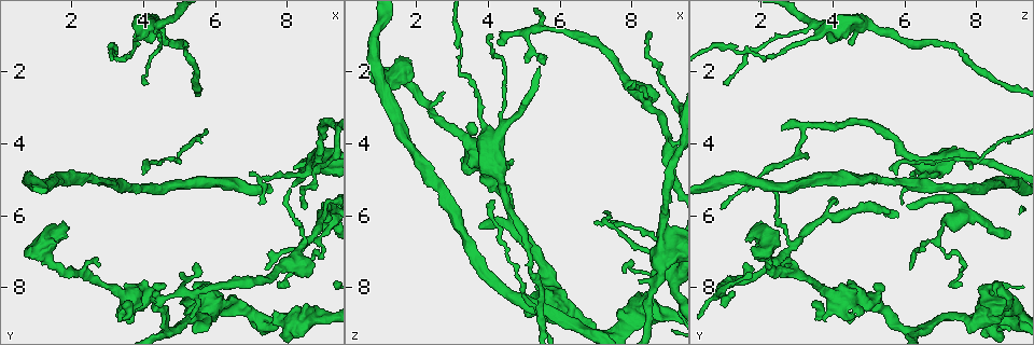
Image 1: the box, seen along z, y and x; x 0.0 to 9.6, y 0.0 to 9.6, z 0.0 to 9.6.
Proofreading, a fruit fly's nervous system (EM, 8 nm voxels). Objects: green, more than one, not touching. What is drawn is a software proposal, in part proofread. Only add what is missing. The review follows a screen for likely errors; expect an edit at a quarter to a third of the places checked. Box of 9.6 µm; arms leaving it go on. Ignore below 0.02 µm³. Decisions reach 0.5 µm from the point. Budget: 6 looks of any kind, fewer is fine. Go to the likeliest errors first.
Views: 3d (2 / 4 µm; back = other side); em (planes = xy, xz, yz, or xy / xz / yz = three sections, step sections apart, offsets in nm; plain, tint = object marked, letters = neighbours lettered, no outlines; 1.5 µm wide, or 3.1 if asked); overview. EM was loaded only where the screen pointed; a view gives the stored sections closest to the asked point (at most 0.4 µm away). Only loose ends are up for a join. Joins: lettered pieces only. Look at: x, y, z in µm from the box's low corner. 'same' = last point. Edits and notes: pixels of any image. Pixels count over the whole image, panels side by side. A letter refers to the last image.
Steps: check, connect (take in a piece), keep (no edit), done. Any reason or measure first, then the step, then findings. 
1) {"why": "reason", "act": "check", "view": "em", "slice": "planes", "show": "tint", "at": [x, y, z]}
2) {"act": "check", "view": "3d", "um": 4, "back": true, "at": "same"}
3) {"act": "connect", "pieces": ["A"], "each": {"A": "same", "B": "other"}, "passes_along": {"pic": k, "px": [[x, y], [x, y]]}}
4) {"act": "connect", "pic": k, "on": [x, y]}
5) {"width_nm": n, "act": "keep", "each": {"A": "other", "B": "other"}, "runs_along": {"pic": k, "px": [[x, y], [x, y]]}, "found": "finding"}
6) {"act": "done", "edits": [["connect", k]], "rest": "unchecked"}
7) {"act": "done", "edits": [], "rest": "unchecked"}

{"why": "free end", "act": "check", "view": "3d", "um": 2, "at": [0.80, 6.95, 1.70]}

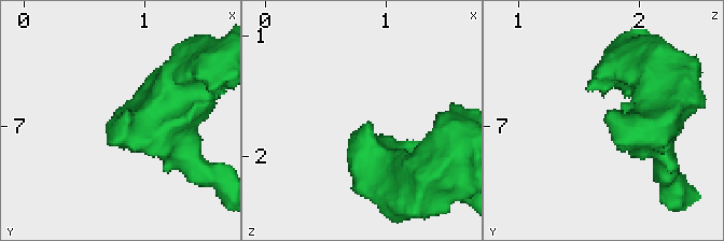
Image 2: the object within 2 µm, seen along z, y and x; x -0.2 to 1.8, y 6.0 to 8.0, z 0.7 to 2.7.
{"why": "now the EM", "act": "check", "view": "em", "slice": "yz", "step": 8, "show": "tint", "at": [0.84, 6.92, 1.70]}

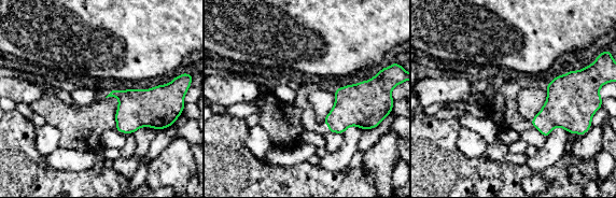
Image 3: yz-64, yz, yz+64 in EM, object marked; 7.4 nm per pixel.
{"act": "check", "view": "em", "slice": "planes", "show": "letters", "at": "same"}

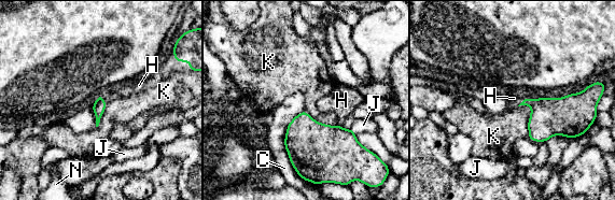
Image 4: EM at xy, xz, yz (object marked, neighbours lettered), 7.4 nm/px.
{"act": "connect", "pieces": ["H"], "each": {"C": "other", "H": "same", "J": "other", "K": "other", "N": "other"}, "found": "the neuron continues"}

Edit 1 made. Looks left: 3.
{"act": "check", "view": "overview"}

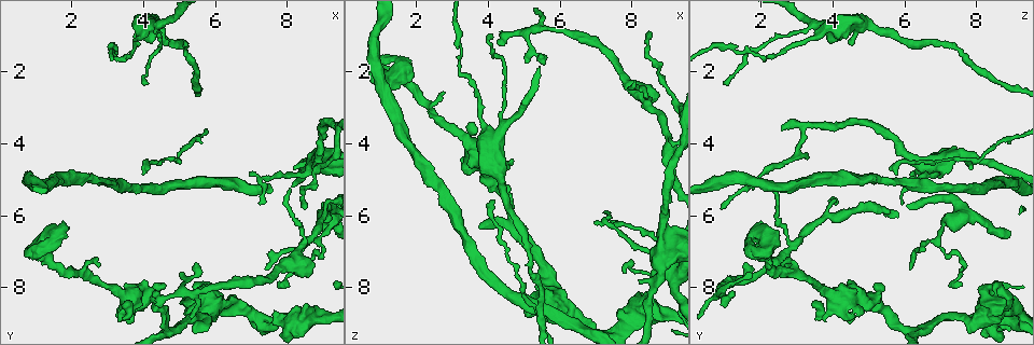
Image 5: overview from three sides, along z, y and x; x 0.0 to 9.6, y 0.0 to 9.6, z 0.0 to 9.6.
{"why": "branch stops here", "act": "check", "view": "3d", "um": 4, "at": [8.25, 4.65, 7.75]}

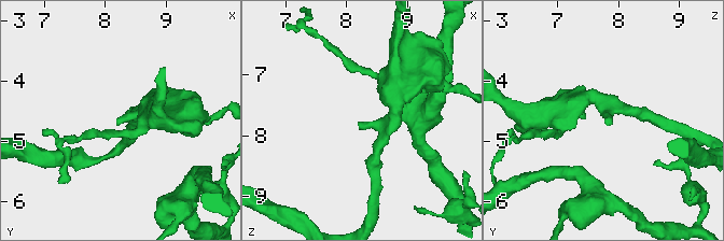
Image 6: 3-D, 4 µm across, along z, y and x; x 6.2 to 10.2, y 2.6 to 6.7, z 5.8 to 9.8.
{"why": "shape alone is not enough", "act": "check", "view": "em", "slice": "planes", "show": "letters", "at": [8.20, 4.75, 7.85]}

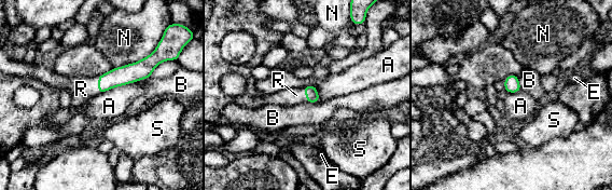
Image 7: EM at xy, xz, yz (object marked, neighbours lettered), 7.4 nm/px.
{"act": "connect", "pieces": ["R"], "each": {"A": "other", "B": "other", "E": "other", "N": "other", "R": "same", "S": "other"}, "passes_along": {"pic": 7, "px": [[128, 73], [98, 85], [81, 89]]}, "found": "it goes on there"}

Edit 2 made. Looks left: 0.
{"act": "done", "edits": [["connect", 4], ["connect", 7]], "rest": "unchecked"}

